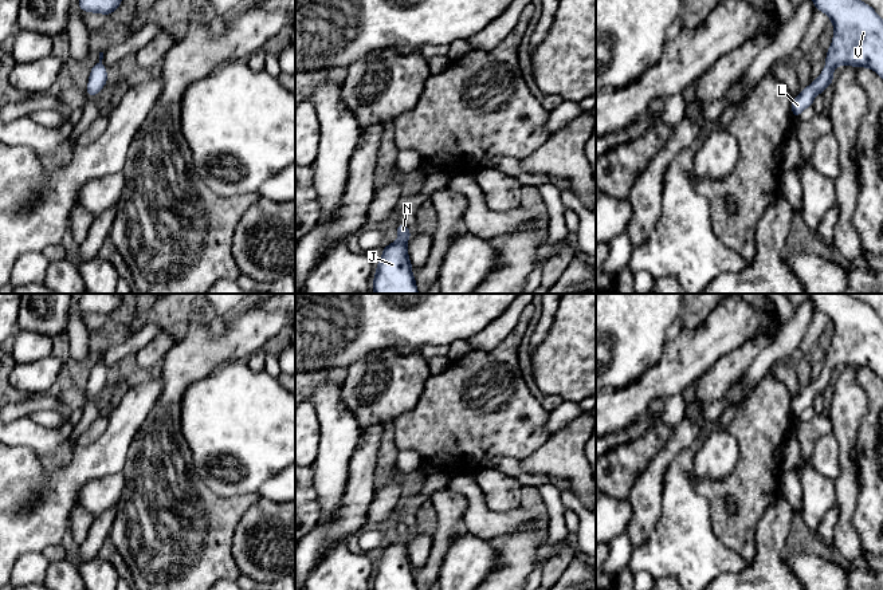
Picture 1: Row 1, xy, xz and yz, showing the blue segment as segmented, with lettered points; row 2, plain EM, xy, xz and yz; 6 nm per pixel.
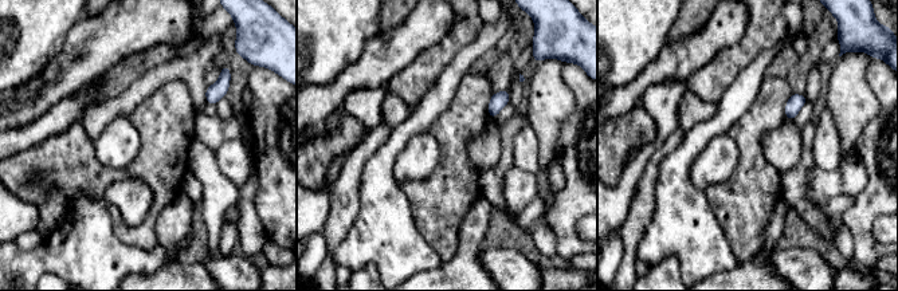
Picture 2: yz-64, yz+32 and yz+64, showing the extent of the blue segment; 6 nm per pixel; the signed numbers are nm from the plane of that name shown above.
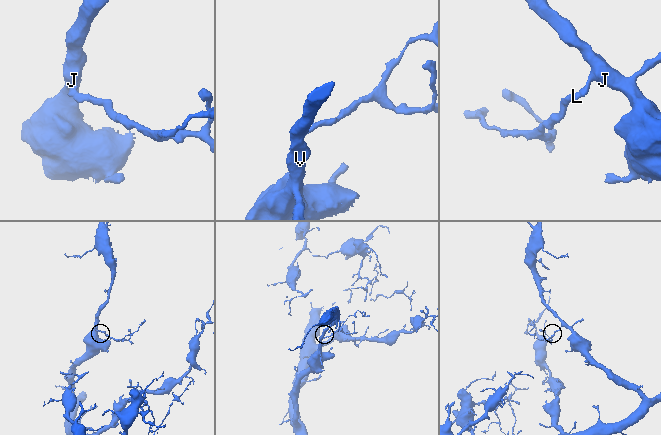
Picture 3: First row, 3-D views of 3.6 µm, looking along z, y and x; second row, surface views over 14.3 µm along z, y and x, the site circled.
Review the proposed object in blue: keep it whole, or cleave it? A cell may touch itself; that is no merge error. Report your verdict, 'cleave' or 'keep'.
keep

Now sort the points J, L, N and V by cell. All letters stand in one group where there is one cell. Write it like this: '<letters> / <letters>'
J L N V

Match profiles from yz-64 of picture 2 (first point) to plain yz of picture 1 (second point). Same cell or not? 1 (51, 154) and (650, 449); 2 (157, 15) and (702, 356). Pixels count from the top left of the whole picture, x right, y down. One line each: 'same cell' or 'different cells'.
1: same cell
2: same cell

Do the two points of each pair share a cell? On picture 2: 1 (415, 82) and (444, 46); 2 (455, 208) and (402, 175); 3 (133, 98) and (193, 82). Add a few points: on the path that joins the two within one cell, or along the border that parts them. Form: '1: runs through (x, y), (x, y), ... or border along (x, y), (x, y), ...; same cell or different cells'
1: runs through (422, 73), (439, 55); same cell
2: border along (438, 162), (424, 179), (406, 180), (399, 185); different cells
3: runs through (148, 83), (164, 73), (179, 73); same cell

